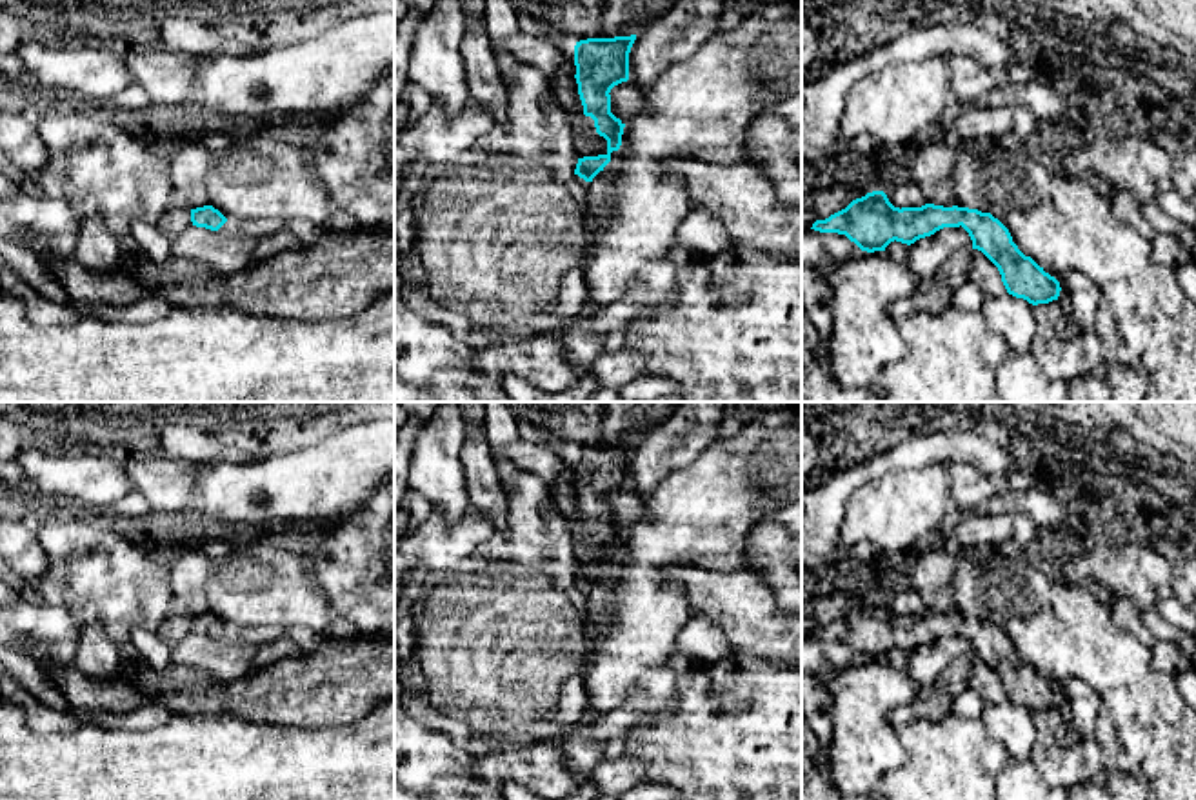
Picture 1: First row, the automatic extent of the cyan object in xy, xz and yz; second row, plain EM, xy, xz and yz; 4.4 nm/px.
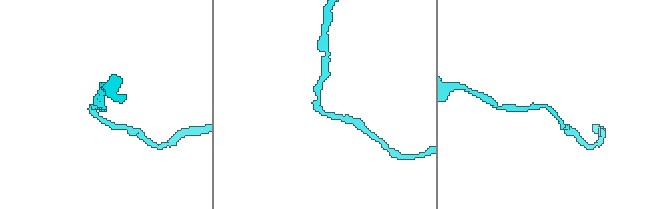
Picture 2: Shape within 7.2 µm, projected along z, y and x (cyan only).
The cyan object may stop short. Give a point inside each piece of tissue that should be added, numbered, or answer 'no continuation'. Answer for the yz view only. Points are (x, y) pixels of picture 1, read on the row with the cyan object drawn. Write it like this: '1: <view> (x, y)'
no continuation

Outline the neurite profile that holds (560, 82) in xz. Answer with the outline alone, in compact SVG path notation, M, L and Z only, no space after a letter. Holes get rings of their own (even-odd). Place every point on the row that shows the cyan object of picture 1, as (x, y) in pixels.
M558 73L554 76L551 76L551 82L549 82L549 102L553 105L562 105L562 98L560 95L563 91L569 91L571 89L571 75L569 73Z

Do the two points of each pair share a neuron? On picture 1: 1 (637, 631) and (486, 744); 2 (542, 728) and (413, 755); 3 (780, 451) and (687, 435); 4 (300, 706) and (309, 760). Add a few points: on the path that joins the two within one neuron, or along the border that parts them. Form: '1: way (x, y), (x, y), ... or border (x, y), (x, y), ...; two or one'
1: border (584, 628), (588, 708); two
2: border (418, 722), (442, 731), (471, 757); two
3: border (717, 440), (682, 468); two
4: border (262, 722), (309, 728), (346, 724); two

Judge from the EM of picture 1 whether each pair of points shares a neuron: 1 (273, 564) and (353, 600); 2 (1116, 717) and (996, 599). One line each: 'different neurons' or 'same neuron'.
1: different neurons
2: same neuron

